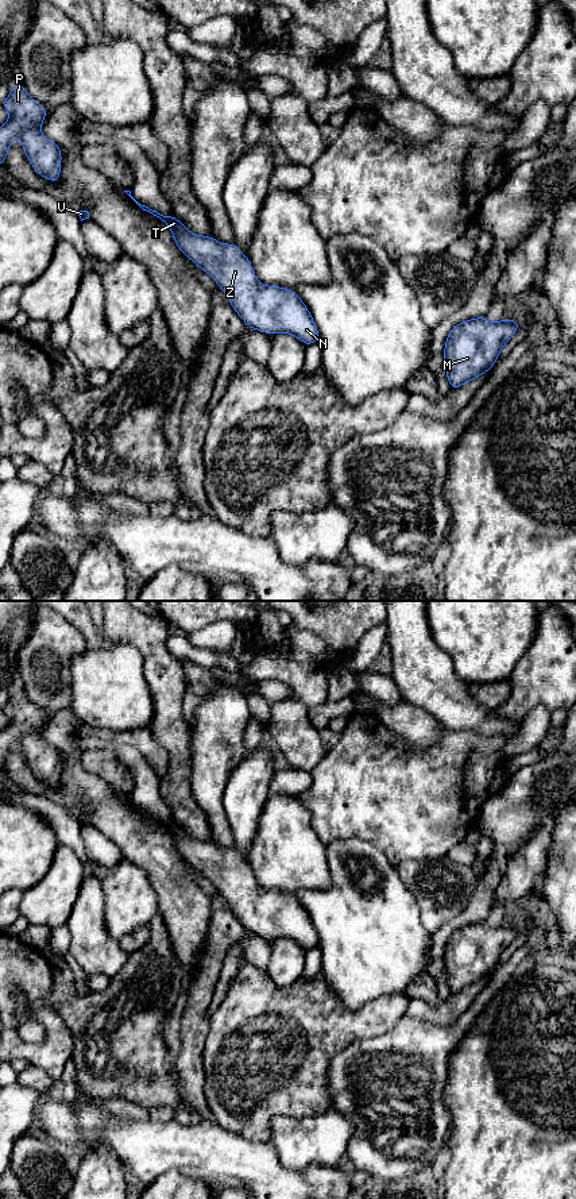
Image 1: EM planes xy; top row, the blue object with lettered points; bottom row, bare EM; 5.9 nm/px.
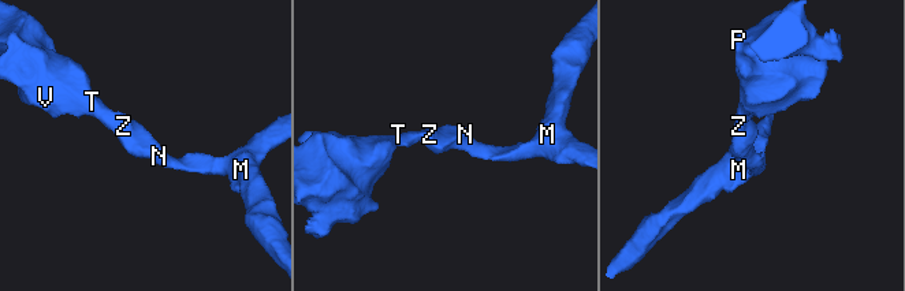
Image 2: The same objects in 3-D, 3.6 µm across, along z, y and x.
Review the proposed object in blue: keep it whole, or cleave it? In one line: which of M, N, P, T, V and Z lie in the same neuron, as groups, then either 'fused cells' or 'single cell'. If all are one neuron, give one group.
groups M N P T V Z; single cell

